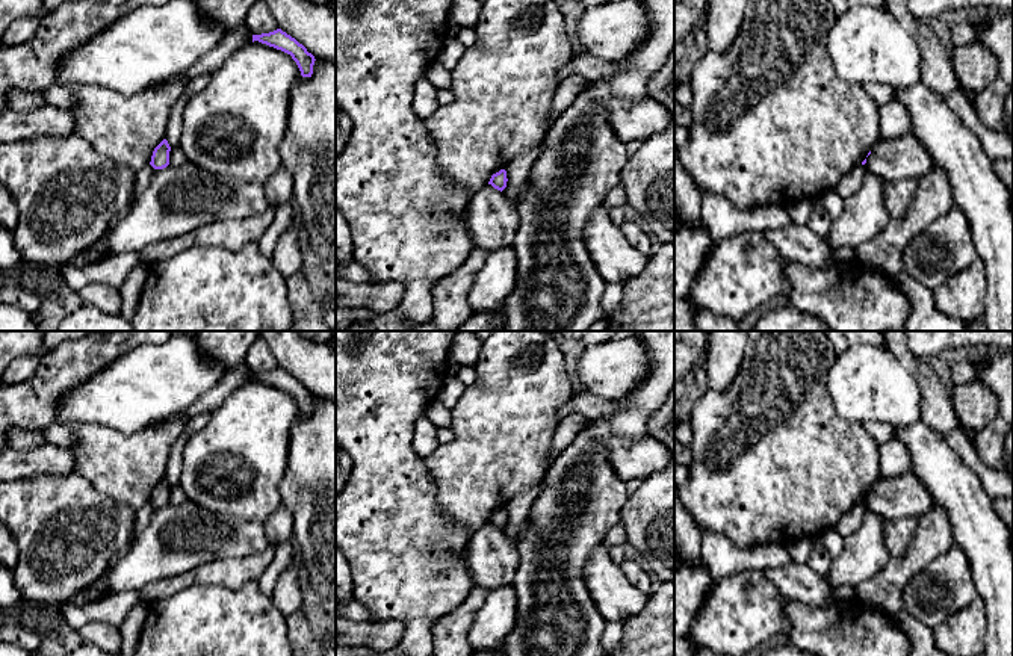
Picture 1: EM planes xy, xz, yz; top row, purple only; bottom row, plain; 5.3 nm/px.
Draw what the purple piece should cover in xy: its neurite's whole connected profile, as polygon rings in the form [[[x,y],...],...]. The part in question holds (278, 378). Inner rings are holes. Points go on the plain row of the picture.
[[[277,367],[269,372],[262,373],[252,373],[252,381],[259,379],[262,382],[266,382],[269,385],[274,385],[277,388],[281,388],[292,395],[292,398],[296,401],[301,414],[302,416],[311,416],[313,413],[313,404],[314,404],[314,395],[307,390],[307,387],[299,382],[295,376],[283,370],[281,367]]]

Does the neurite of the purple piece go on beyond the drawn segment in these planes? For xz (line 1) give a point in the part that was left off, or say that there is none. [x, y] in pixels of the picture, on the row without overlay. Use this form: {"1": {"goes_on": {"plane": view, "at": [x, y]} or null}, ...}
{"1": {"goes_on": null}}

